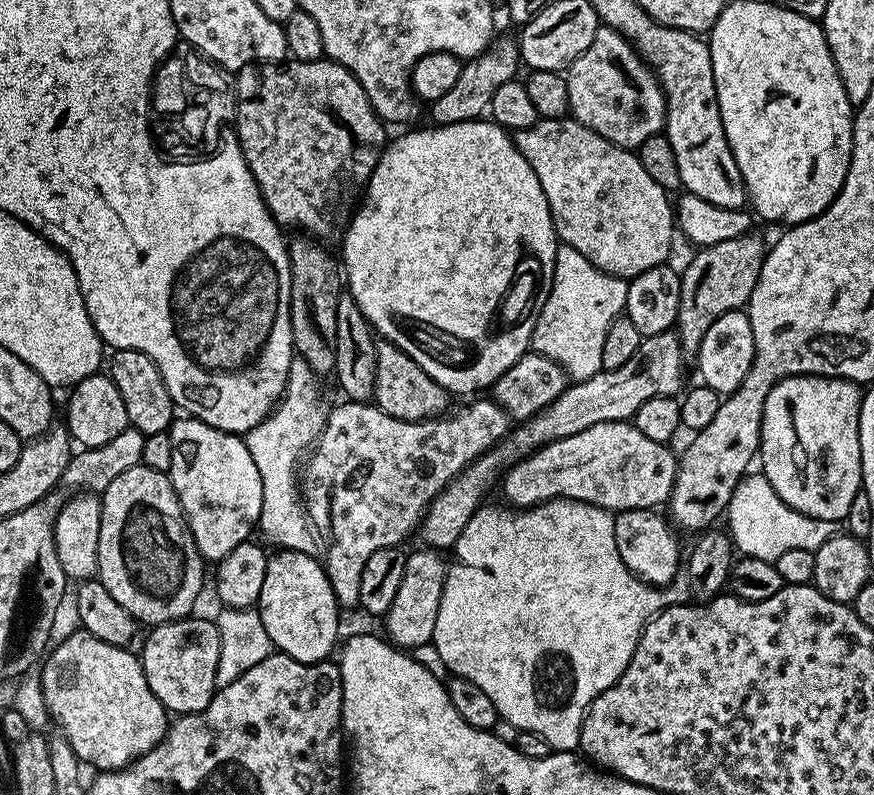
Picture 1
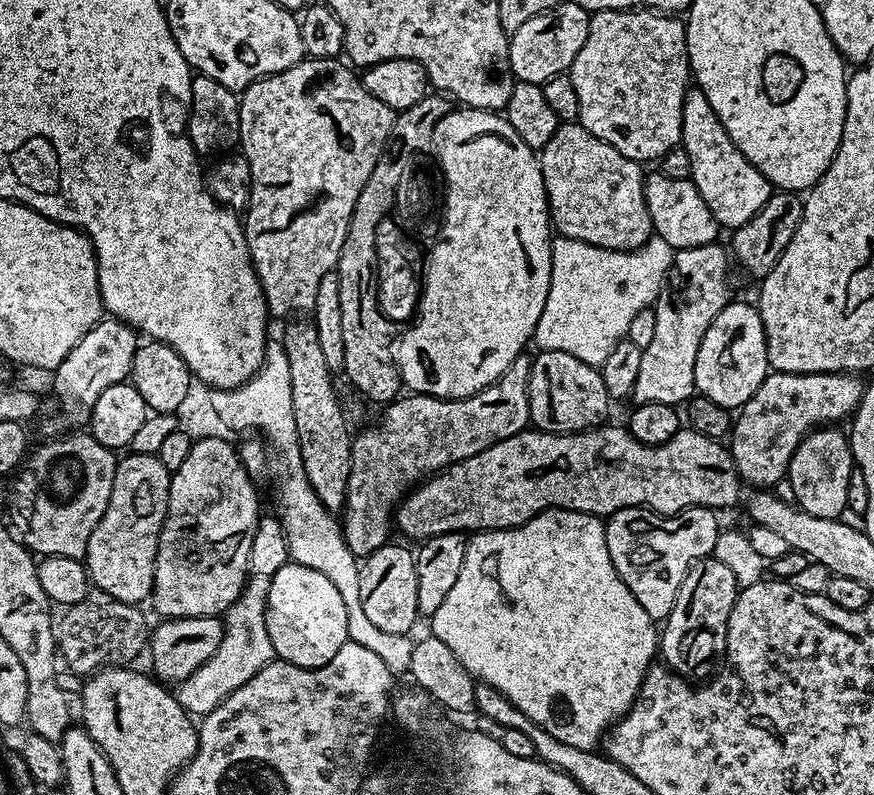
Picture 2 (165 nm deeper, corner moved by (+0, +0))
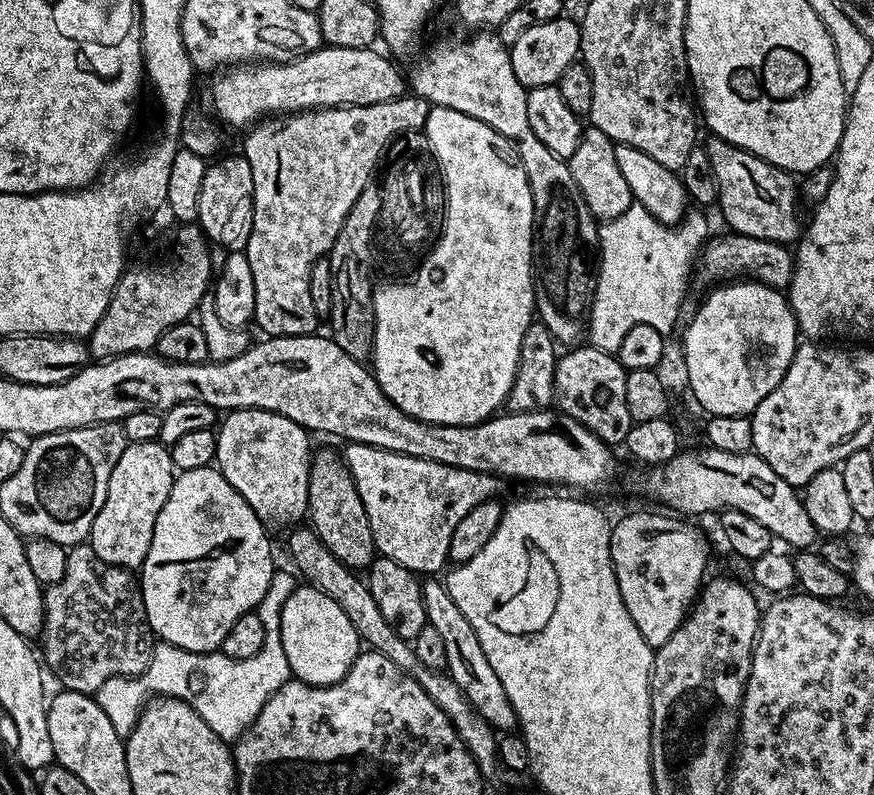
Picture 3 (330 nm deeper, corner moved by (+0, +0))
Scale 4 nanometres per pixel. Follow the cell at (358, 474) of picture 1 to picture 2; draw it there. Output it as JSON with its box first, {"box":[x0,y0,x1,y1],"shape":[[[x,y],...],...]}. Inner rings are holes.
{"box":[342,354,533,557],"shape":[[[528,354],[516,356],[511,366],[490,387],[483,388],[481,392],[476,392],[472,396],[463,396],[461,400],[443,400],[441,396],[423,394],[401,395],[387,405],[385,412],[388,413],[381,418],[377,428],[355,433],[350,478],[342,509],[342,527],[346,546],[356,557],[369,556],[383,544],[389,543],[391,536],[388,535],[394,532],[394,513],[413,486],[429,476],[435,476],[443,468],[449,468],[452,464],[484,452],[491,444],[502,442],[529,427],[528,383],[532,361],[533,357]]]}

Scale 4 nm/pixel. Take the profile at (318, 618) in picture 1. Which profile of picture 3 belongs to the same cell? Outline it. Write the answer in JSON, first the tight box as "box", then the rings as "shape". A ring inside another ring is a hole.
{"box":[280,582,362,686],"shape":[[[307,582],[296,587],[294,594],[286,598],[286,606],[282,606],[280,637],[292,676],[314,686],[330,686],[338,682],[362,651],[361,638],[350,618],[346,618],[346,610],[342,610],[334,598],[322,594],[320,588],[313,588]]]}

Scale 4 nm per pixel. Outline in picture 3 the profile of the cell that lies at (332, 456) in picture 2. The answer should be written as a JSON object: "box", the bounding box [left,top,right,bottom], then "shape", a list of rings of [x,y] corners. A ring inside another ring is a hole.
{"box":[307,448,378,570],"shape":[[[324,448],[320,453],[313,455],[310,460],[310,467],[308,470],[308,515],[307,519],[310,521],[312,531],[318,534],[318,538],[330,550],[330,554],[334,554],[334,558],[338,558],[338,562],[342,562],[348,568],[353,570],[367,569],[368,565],[376,559],[378,553],[376,550],[376,543],[374,542],[374,534],[370,530],[370,518],[366,518],[366,506],[362,506],[362,498],[358,494],[358,486],[354,486],[354,478],[350,474],[350,470],[344,465],[341,453],[335,452],[332,448]]]}

